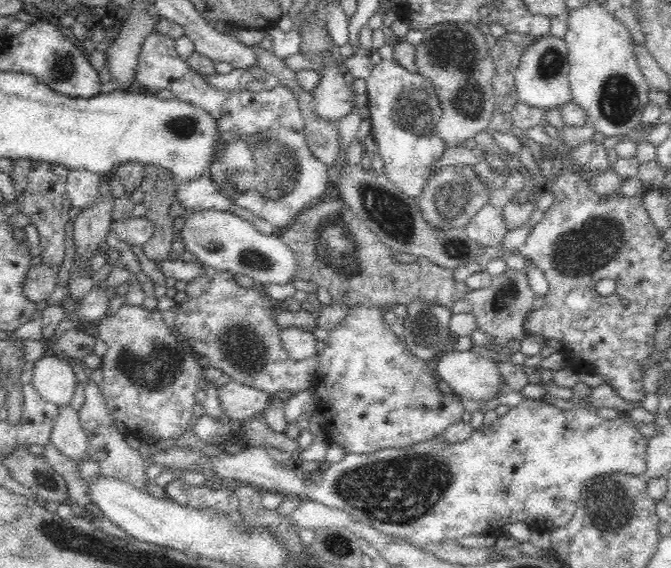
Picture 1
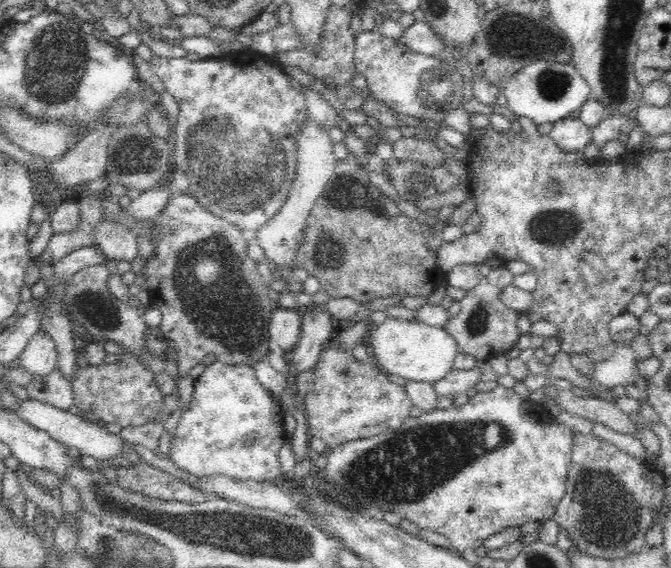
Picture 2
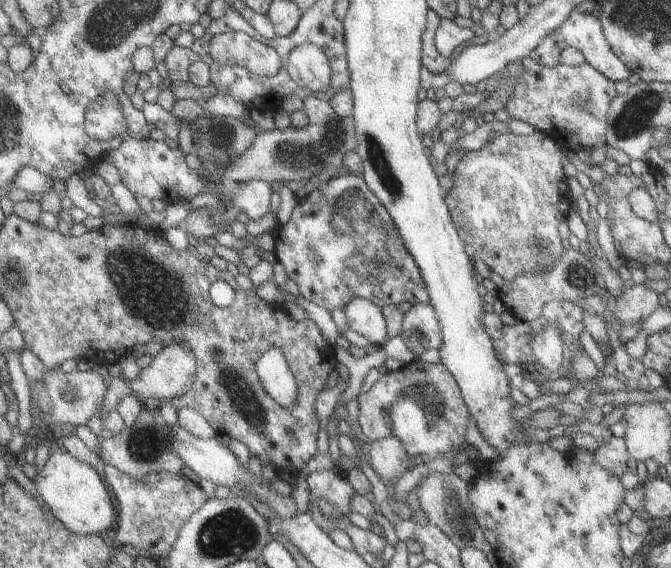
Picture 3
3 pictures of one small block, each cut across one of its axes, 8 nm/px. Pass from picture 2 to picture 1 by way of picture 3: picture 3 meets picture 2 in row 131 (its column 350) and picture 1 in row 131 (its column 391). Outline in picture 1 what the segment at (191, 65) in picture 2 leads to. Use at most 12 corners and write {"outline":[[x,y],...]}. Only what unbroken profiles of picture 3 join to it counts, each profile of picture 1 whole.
{"outline":[[153,33],[136,78],[218,121],[210,166],[236,205],[286,228],[322,201],[327,166],[297,97],[226,93]]}

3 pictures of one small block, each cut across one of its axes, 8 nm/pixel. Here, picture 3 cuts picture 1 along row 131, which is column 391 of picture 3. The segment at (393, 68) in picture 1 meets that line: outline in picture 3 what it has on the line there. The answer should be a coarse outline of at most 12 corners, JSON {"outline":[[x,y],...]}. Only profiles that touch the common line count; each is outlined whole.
{"outline":[[419,358],[356,396],[366,442],[431,459],[467,445],[441,363]]}

